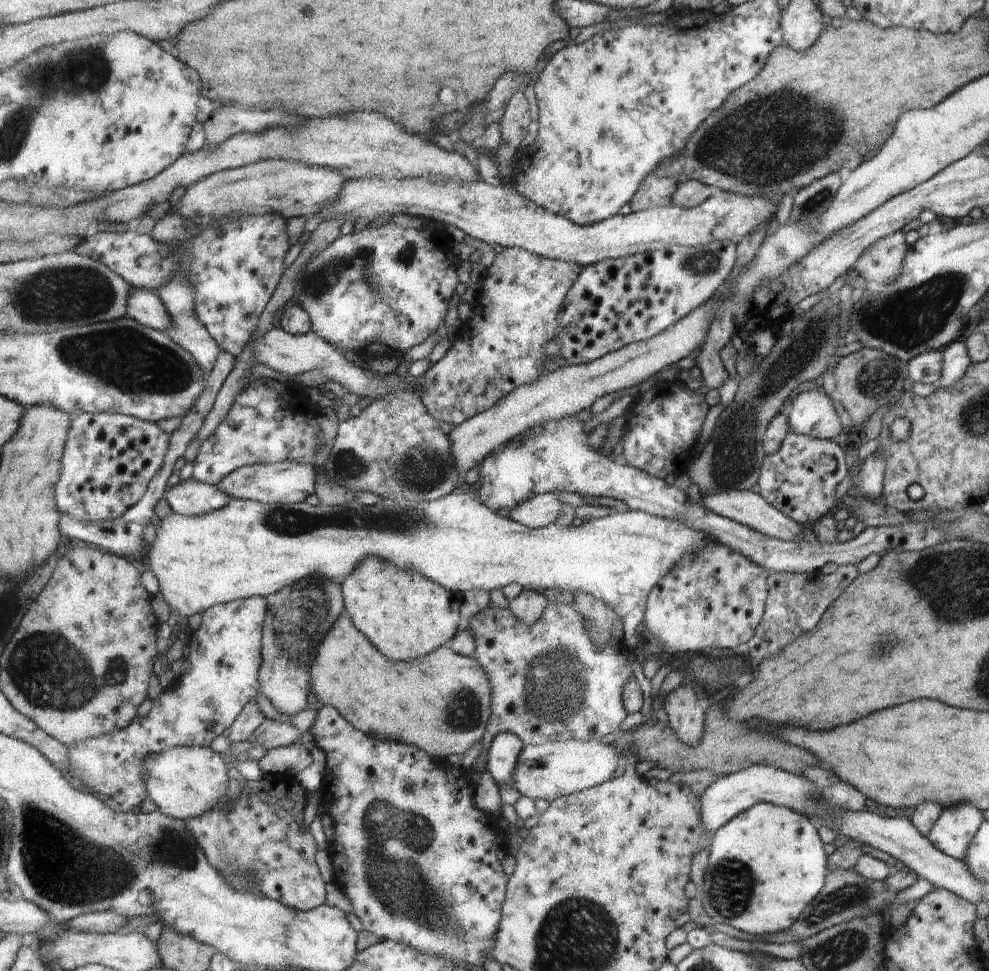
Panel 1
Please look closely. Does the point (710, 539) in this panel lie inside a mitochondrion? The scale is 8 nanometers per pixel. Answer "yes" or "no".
no

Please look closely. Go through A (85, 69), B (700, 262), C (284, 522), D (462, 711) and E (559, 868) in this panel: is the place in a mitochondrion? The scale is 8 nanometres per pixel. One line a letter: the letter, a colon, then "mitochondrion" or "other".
A: mitochondrion
B: mitochondrion
C: mitochondrion
D: mitochondrion
E: other

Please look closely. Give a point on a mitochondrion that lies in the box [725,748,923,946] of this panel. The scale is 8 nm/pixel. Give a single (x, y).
(846, 898)

